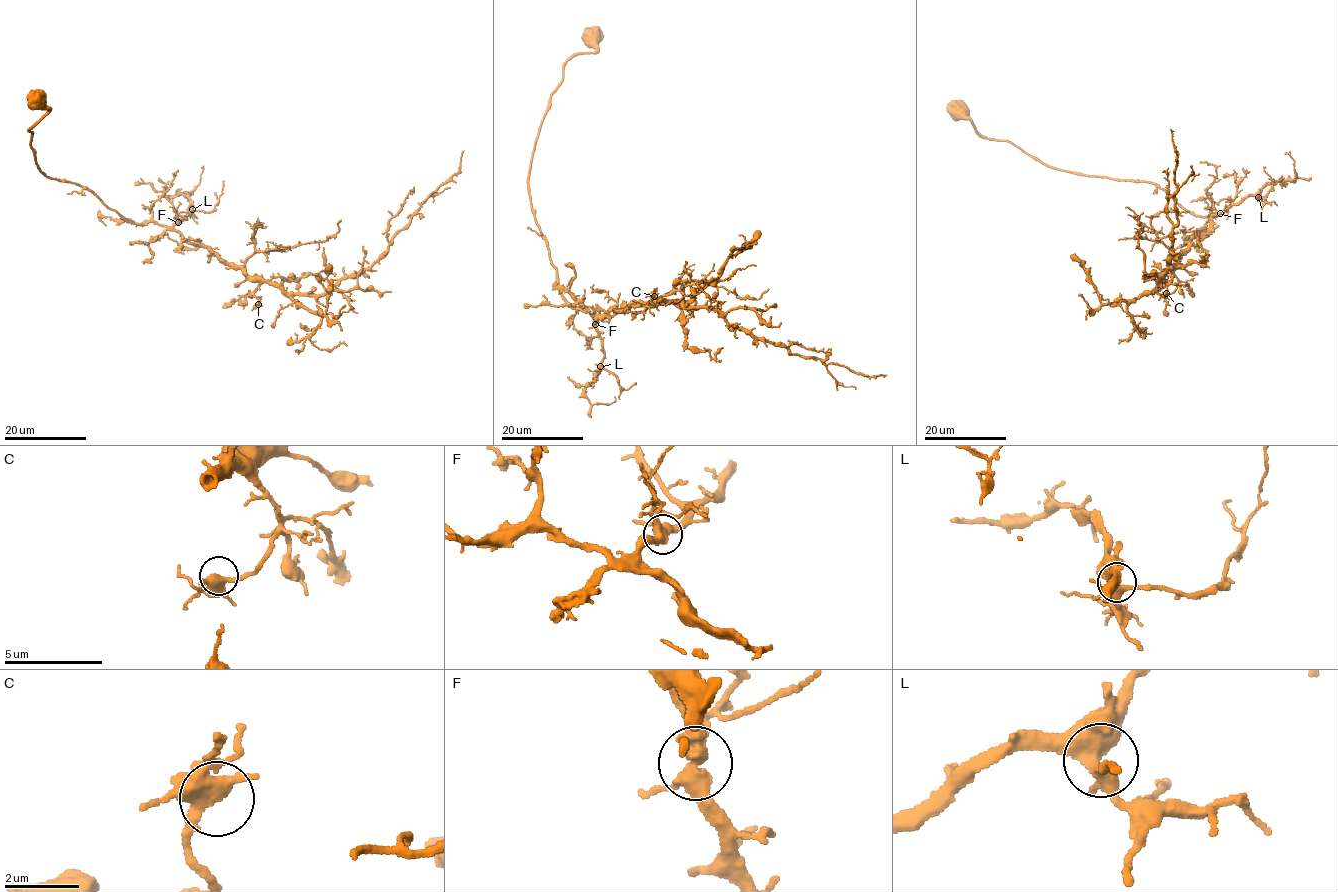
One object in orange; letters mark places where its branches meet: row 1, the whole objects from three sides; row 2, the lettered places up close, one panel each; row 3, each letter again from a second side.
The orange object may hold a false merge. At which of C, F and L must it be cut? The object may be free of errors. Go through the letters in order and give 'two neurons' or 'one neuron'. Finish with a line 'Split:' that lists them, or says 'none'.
C: one neuron
F: one neuron
L: one neuron
Split: none

